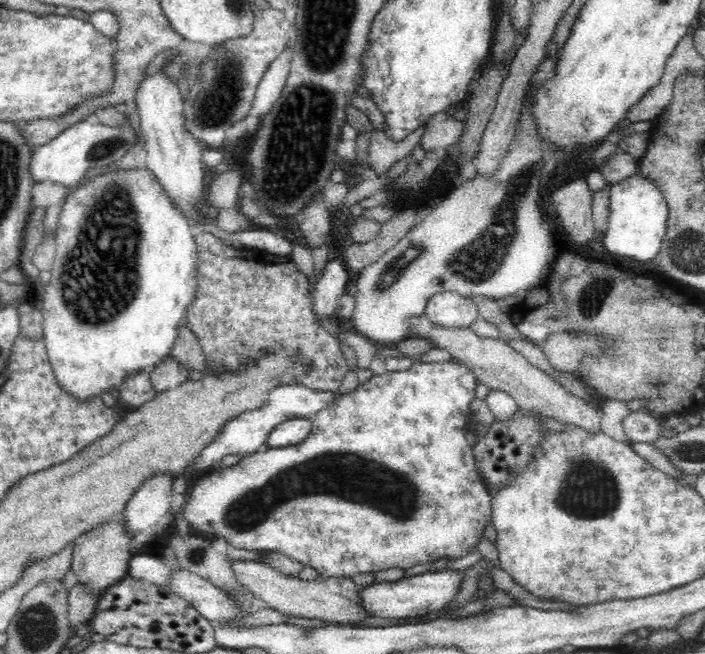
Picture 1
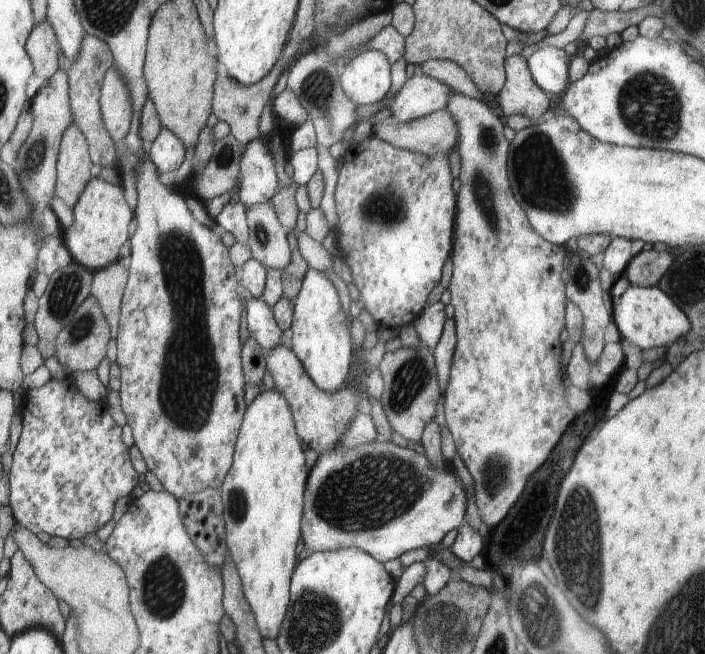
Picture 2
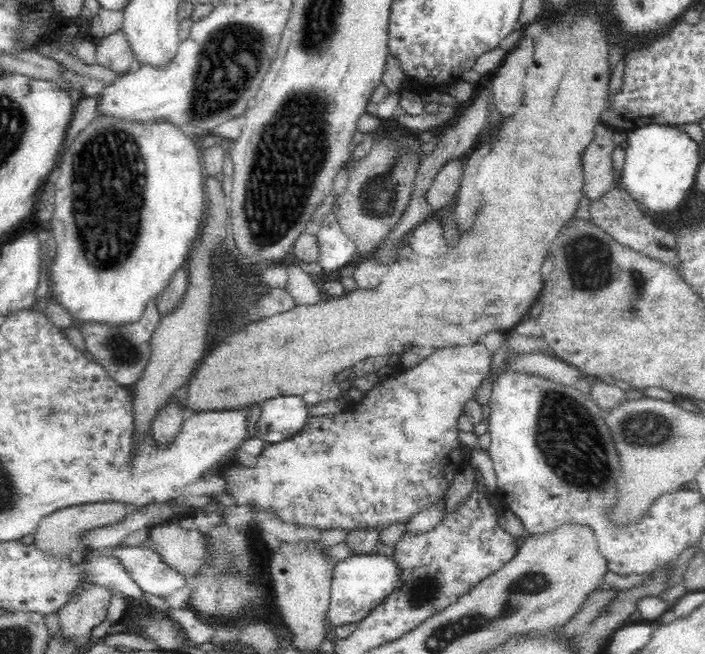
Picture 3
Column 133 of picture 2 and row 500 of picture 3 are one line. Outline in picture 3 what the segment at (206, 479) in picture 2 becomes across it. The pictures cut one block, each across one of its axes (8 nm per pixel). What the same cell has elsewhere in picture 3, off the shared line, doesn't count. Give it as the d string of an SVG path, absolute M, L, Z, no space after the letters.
M476 343L474 345L464 345L464 346L454 346L454 347L446 347L441 349L435 349L435 352L431 355L427 356L420 363L416 364L411 368L406 368L404 372L400 372L400 374L396 374L396 376L388 377L387 379L383 379L375 384L372 390L366 391L366 395L364 398L360 399L357 402L354 402L354 406L351 406L349 409L345 411L340 411L338 413L330 413L322 416L309 417L309 421L306 423L306 426L302 428L300 432L297 432L292 438L283 440L282 442L277 442L276 444L269 445L265 447L265 449L255 458L255 463L252 466L246 466L242 464L234 464L231 467L226 467L219 472L220 478L224 480L225 490L222 492L221 496L227 496L226 501L231 500L232 506L236 508L249 507L254 513L256 513L255 518L258 518L258 514L273 514L280 522L284 524L289 524L290 526L299 526L299 528L311 528L311 530L319 530L319 532L330 532L330 530L343 530L346 536L350 534L350 532L354 532L354 530L363 530L364 528L368 528L369 530L377 530L378 533L386 530L386 528L390 528L392 524L408 524L414 516L418 516L422 510L428 510L430 506L436 506L440 500L444 500L446 496L448 496L448 490L452 488L452 484L454 484L454 480L456 480L456 476L458 474L462 474L465 469L465 465L468 464L468 458L464 455L463 444L460 442L460 429L458 429L458 418L462 416L464 413L464 406L466 406L466 402L468 400L474 399L474 395L478 392L478 388L482 386L482 382L486 380L486 376L489 374L490 364L491 364L491 354L482 343Z

